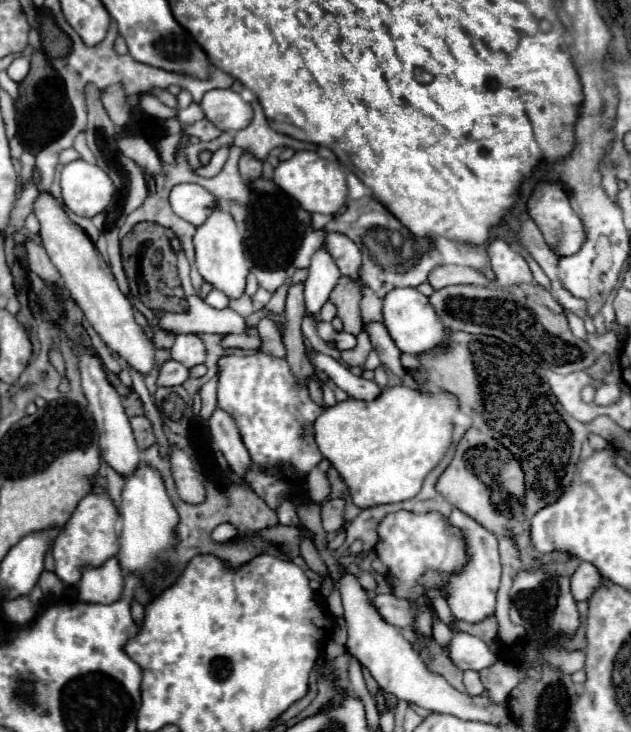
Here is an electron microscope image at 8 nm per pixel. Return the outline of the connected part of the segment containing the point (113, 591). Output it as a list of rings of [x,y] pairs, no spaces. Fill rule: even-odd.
[[[116,556],[102,566],[84,566],[78,582],[78,598],[90,604],[112,604],[122,594],[122,566]]]

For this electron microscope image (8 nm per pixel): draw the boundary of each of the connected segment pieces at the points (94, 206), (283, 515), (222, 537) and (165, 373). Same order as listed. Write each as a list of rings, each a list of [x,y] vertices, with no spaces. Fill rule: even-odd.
[[[74,160],[62,168],[60,186],[66,208],[86,218],[100,214],[114,194],[108,174],[84,160]]]
[[[290,494],[282,500],[282,504],[278,506],[276,514],[278,514],[278,522],[284,524],[284,526],[298,526],[298,524],[300,524],[300,518],[298,518],[298,514],[296,514],[296,506],[292,504]]]
[[[222,524],[222,526],[218,526],[218,528],[212,532],[212,538],[218,540],[218,542],[232,540],[234,536],[236,536],[236,530],[234,530],[234,526],[230,526],[230,524]]]
[[[168,360],[164,366],[160,366],[158,386],[180,386],[186,382],[186,378],[188,378],[188,370],[180,362]]]

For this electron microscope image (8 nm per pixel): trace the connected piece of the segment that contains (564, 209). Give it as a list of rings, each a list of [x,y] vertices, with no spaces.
[[[538,182],[528,198],[528,214],[534,218],[544,236],[550,236],[554,248],[570,248],[570,252],[580,250],[584,244],[584,226],[580,226],[580,216],[570,208],[568,196],[556,182]]]

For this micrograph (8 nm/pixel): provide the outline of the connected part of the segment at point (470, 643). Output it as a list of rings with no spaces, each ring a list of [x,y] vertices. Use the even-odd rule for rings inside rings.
[[[456,632],[450,642],[450,660],[460,670],[484,670],[492,664],[496,664],[500,658],[484,644],[480,638]]]

